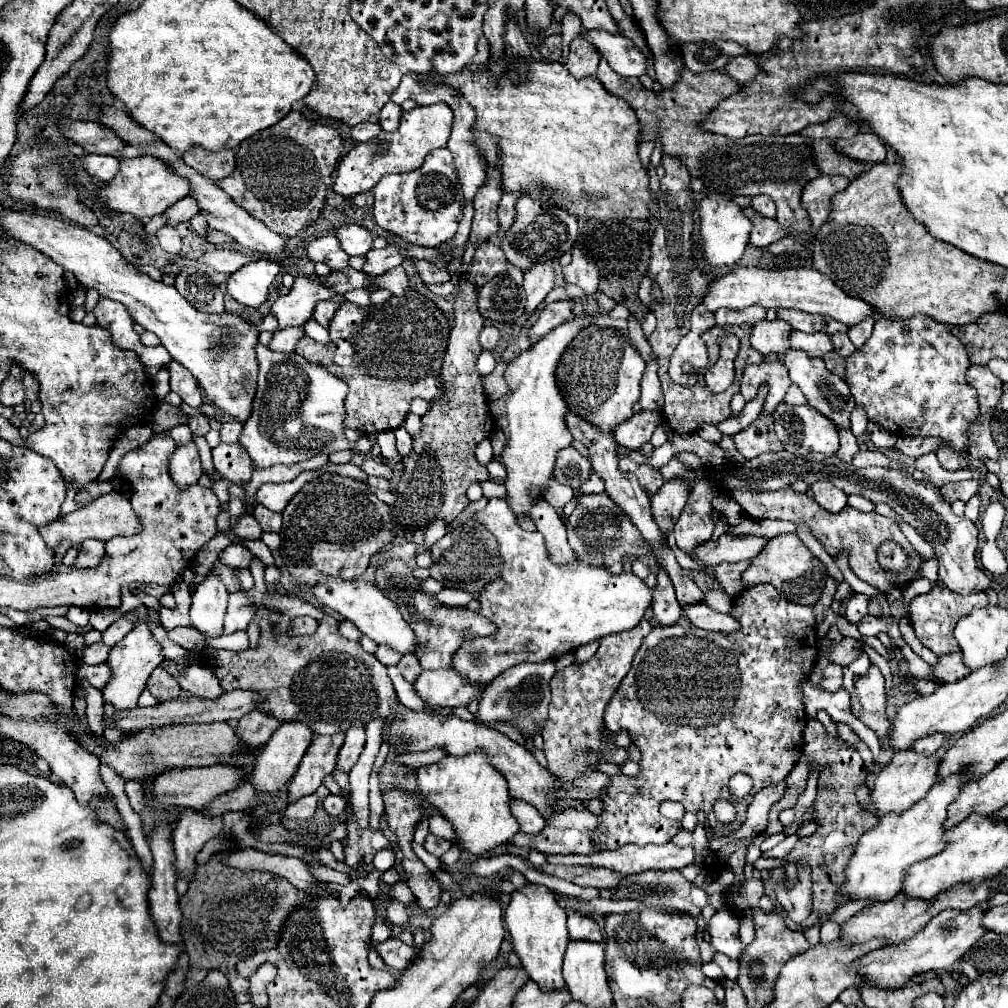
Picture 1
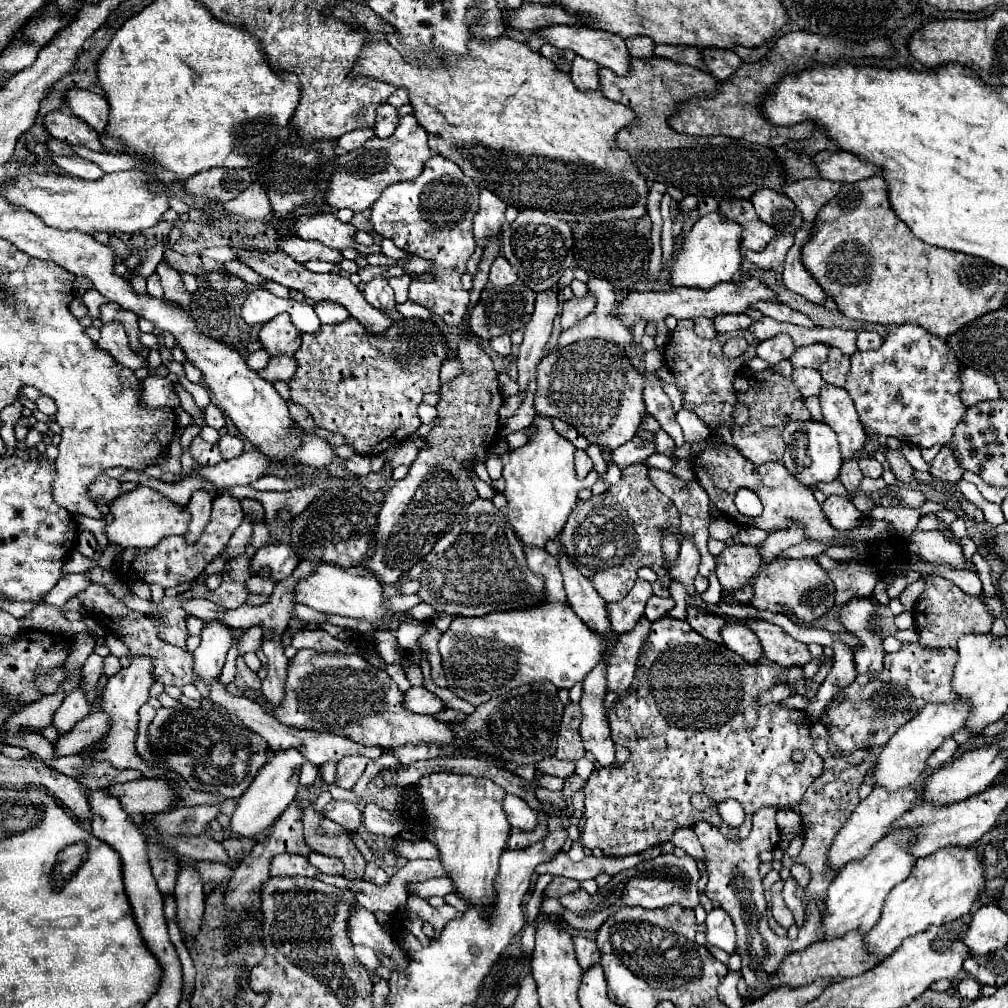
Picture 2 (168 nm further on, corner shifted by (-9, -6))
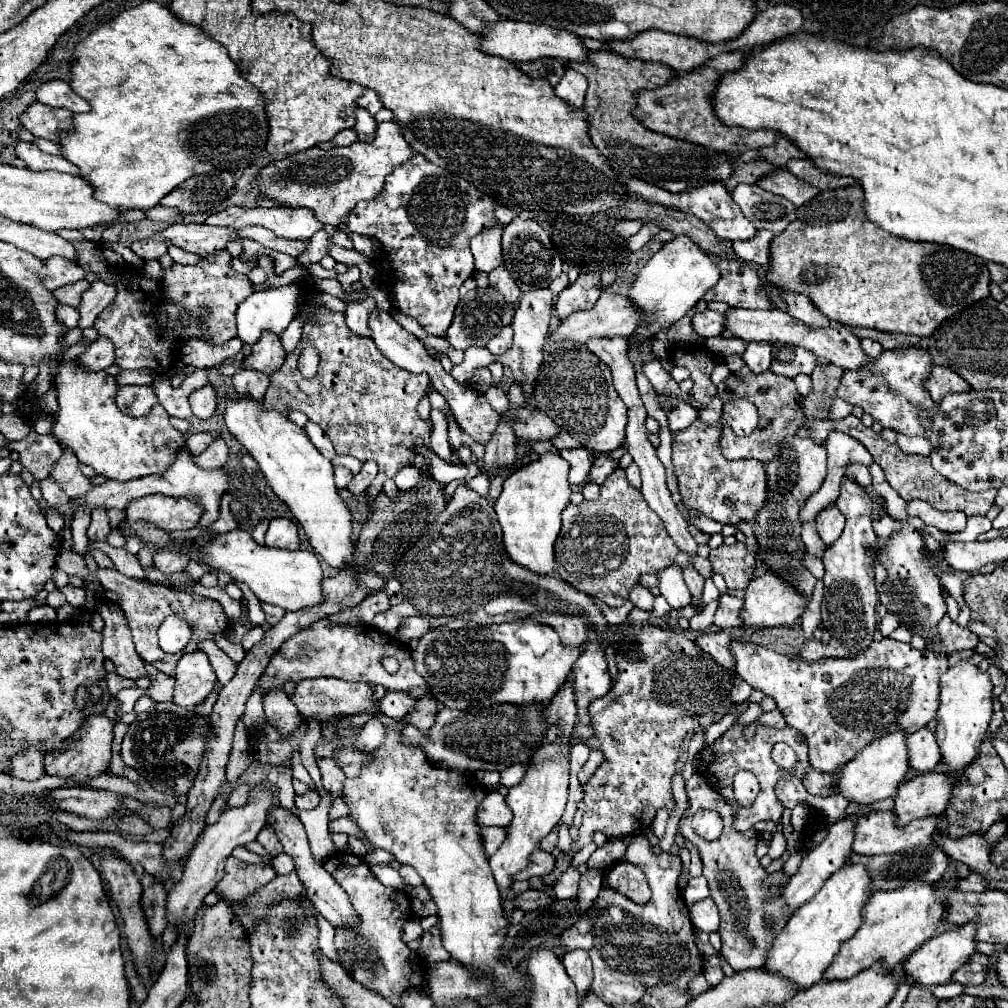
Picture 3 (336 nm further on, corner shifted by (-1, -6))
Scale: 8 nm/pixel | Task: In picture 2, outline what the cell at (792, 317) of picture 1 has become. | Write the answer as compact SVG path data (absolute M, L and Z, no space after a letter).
M760 302L760 306L756 306L756 310L760 310L764 316L770 316L778 322L788 322L788 324L796 324L802 328L814 328L812 320L808 316L804 316L802 312L796 312L784 304L778 302Z

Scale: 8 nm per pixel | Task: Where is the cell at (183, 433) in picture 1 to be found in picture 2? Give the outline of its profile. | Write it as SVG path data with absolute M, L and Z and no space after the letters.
M196 436L196 438L192 440L192 444L190 444L190 454L192 454L194 460L196 460L198 464L202 464L202 466L214 466L214 464L218 464L218 462L222 460L218 446L204 442L200 436Z

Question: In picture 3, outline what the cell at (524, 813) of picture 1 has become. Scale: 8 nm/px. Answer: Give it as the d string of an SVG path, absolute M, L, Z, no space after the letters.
M488 792L478 810L478 824L506 828L510 826L510 822L512 822L512 810L506 804L504 796L500 792Z

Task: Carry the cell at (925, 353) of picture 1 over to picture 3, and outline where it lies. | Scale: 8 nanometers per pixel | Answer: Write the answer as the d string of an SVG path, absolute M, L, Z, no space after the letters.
M902 346L894 350L884 350L878 358L860 366L858 370L846 370L836 396L850 402L852 406L860 406L866 414L874 418L874 422L882 424L882 428L890 428L896 434L904 436L930 436L930 428L920 422L920 410L932 420L938 412L938 404L932 402L928 390L924 390L926 380L932 374L932 358L928 350L918 346Z

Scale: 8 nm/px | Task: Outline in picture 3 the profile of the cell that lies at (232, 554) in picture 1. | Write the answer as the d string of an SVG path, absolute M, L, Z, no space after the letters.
M274 518L270 520L266 532L266 546L280 548L280 550L298 550L298 532L292 520L288 518Z

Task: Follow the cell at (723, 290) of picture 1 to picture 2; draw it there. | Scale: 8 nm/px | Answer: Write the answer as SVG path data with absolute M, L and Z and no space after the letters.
M746 278L740 282L722 282L722 284L714 286L712 290L700 290L700 288L670 288L670 290L656 290L656 292L650 292L650 290L636 292L634 290L634 292L628 292L628 296L614 306L612 316L620 318L626 328L634 328L634 324L640 320L658 322L668 316L674 316L676 320L686 320L686 318L696 318L696 316L714 318L724 312L742 314L746 308L750 308L758 300L778 302L776 294L756 278Z

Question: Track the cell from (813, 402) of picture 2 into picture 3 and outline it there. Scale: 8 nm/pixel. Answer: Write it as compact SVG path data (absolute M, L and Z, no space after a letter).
M846 416L846 418L838 420L838 422L808 418L808 420L806 420L808 436L814 438L816 442L824 442L826 436L828 436L828 432L832 430L832 424L834 424L836 430L854 436L856 440L860 440L860 442L868 448L868 452L874 456L874 462L882 466L888 484L890 484L906 502L910 502L910 500L926 500L926 502L932 504L932 508L936 508L936 510L960 510L960 512L964 512L966 516L986 514L986 512L990 510L990 506L994 504L996 490L984 490L984 492L964 490L962 486L958 486L958 484L946 480L946 478L940 476L940 474L936 474L936 470L932 468L928 456L914 456L914 454L902 452L898 446L892 446L892 444L888 444L882 436L874 434L872 428L862 426L862 422L860 422L856 416Z

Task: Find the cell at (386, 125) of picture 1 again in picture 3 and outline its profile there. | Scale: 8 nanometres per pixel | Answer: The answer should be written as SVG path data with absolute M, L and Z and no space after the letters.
M358 108L356 110L356 126L354 126L358 140L372 142L376 138L376 128L378 128L378 122L374 120L374 116L368 110Z

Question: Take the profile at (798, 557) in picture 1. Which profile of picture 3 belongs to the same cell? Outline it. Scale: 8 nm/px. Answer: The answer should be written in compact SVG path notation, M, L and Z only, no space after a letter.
M768 570L766 574L756 576L744 590L744 608L740 612L740 618L746 630L756 630L764 626L790 626L800 620L806 606L808 606L808 598L800 594L796 586L792 586L790 582Z

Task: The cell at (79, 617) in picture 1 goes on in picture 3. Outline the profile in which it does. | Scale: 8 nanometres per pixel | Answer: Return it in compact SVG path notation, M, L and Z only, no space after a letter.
M44 604L44 606L36 606L30 610L30 622L54 622L58 618L56 608Z

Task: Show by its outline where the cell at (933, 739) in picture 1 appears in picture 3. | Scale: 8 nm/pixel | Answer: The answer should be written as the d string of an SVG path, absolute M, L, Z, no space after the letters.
M920 728L914 734L908 734L908 756L910 766L918 772L930 772L940 762L940 746L936 742L934 732L928 728Z

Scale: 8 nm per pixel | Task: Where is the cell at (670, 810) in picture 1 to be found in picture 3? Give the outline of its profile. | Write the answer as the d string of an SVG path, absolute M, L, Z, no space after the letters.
M694 774L686 782L686 794L692 802L692 814L698 810L714 810L722 817L722 836L714 841L700 838L694 830L686 830L686 838L698 848L702 864L704 864L704 876L708 880L712 900L716 902L720 910L720 938L722 938L722 956L726 956L726 962L736 970L748 970L748 968L762 968L764 960L772 948L774 934L764 928L764 916L772 916L776 920L776 930L782 930L792 916L788 912L788 906L784 902L784 888L788 884L788 876L782 872L766 872L758 858L756 858L756 842L760 838L758 830L748 832L736 832L729 824L729 814L732 814L732 806L720 800L718 794L704 782L704 778L698 778Z

